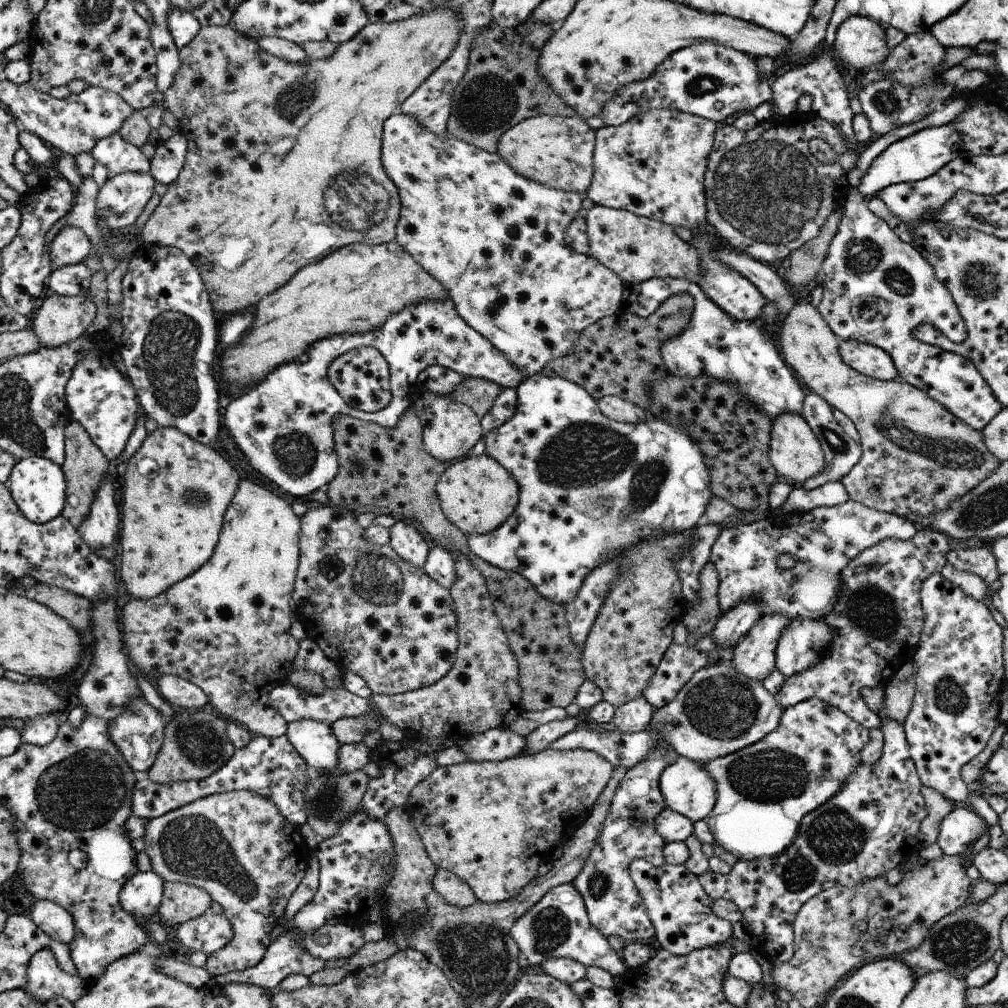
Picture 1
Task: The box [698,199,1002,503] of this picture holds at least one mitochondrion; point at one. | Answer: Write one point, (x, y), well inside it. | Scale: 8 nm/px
(959, 453)

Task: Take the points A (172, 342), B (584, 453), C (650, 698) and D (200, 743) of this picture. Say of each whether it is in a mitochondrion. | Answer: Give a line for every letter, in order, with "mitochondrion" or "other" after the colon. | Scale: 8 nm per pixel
A: mitochondrion
B: mitochondrion
C: other
D: mitochondrion

